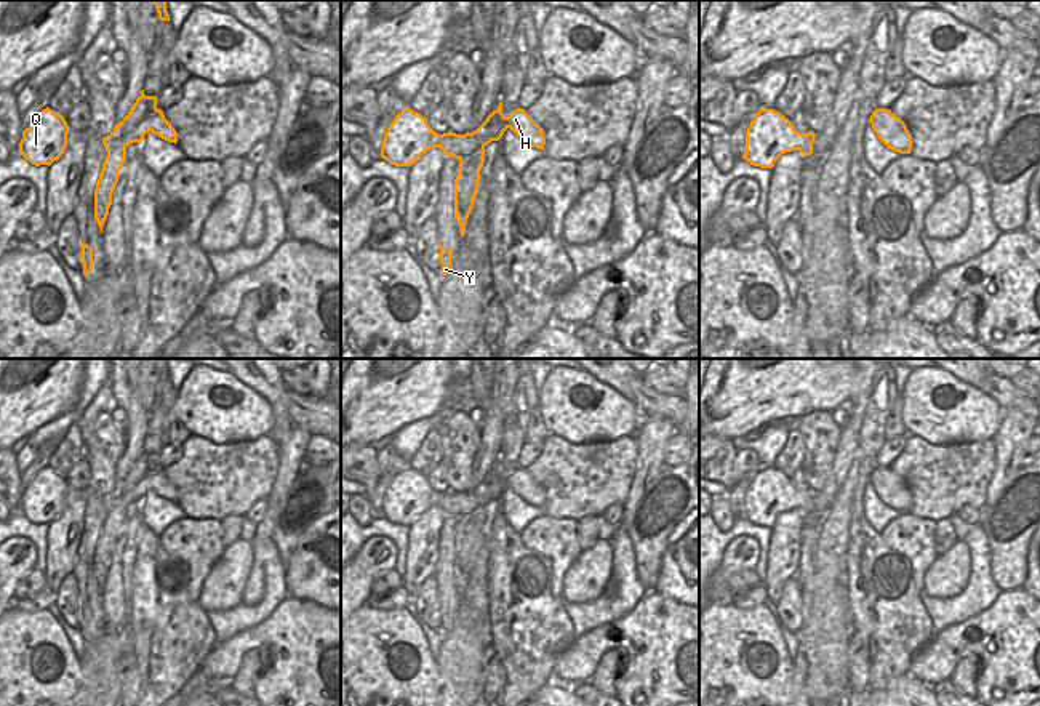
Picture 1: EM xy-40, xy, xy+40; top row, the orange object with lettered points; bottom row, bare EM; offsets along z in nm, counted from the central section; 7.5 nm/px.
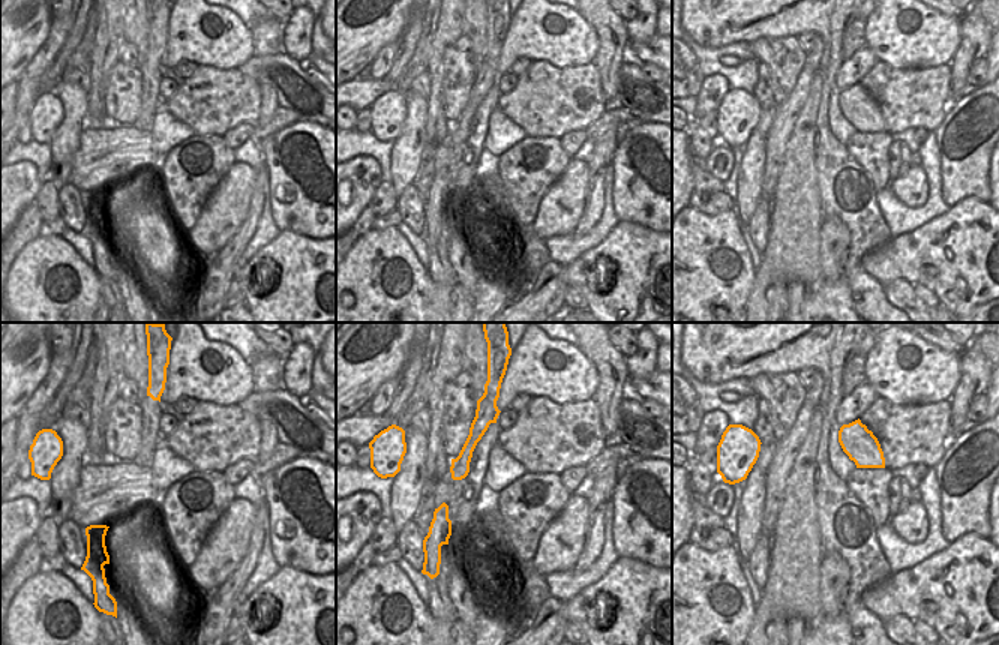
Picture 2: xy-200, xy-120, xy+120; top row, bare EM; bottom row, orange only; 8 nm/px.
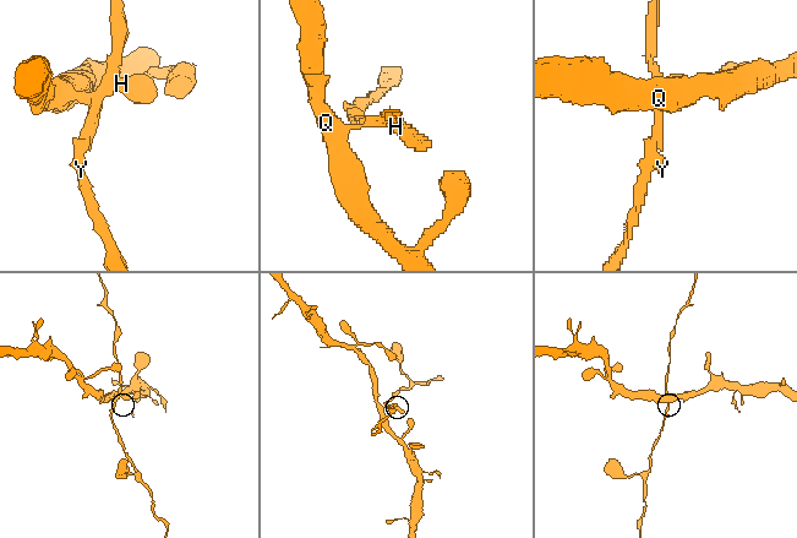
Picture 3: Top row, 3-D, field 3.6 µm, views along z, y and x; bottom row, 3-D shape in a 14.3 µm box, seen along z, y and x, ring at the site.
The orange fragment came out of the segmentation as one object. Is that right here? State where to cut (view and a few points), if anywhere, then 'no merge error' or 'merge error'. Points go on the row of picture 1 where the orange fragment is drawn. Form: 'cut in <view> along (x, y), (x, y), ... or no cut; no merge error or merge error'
cut in xy+40 along (813, 135), (797, 149); merge error

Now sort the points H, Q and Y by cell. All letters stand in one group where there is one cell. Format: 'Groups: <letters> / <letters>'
Groups: H Y / Q

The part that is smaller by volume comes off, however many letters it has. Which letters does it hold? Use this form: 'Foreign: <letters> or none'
Foreign: H, Y

